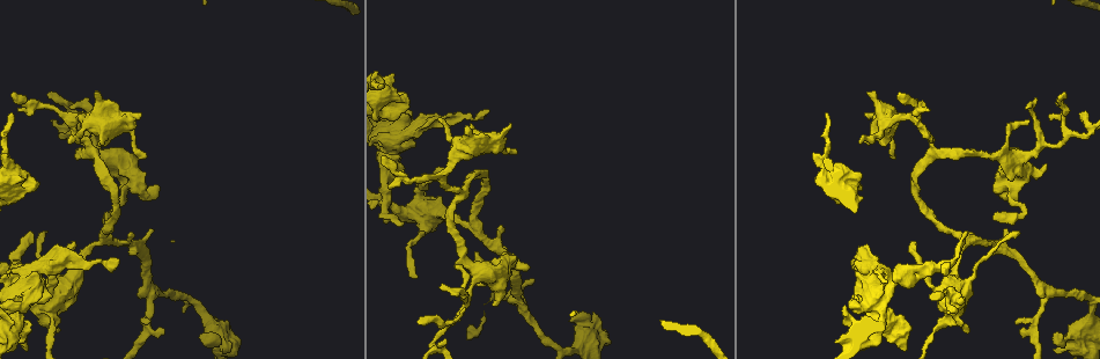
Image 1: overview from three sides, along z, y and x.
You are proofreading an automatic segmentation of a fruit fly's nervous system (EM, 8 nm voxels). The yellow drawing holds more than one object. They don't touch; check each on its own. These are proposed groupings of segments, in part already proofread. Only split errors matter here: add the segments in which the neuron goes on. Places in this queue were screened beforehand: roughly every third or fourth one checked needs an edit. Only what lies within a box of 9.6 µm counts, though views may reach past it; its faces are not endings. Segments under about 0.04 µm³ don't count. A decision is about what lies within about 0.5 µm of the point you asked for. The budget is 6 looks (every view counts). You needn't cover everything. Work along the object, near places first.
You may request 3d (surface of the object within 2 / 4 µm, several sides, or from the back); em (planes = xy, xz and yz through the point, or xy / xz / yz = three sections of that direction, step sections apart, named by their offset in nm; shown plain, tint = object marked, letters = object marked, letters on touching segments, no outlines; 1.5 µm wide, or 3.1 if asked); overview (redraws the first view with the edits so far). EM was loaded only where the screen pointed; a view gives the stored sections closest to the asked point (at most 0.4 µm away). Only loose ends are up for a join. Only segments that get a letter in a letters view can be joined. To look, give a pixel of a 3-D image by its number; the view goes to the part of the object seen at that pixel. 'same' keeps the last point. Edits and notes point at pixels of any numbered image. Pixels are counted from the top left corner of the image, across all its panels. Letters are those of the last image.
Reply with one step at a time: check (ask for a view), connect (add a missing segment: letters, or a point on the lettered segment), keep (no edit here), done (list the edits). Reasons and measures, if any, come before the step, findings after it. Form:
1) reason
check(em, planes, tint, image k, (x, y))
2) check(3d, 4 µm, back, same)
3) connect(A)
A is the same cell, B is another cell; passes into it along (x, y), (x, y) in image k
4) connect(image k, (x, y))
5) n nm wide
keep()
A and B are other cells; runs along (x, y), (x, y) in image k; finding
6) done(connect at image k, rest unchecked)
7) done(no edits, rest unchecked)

branch stops here
check(em, planes, plain, image 1, (1003, 232))

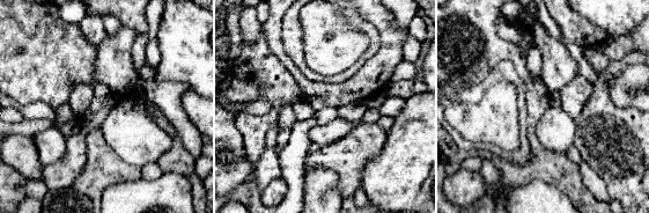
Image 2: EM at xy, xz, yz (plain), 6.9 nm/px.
check(em, planes, letters, same)

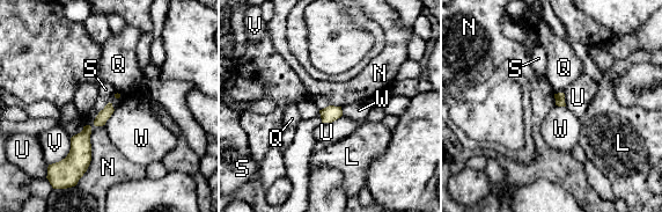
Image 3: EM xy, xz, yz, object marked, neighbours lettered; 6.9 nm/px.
keep()
L, N, Q, S, U, V and W are other cells; runs along (109, 107), (86, 132), (80, 152), (70, 162) in image 3; none of them fits

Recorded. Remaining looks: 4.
free end
check(3d, 4 µm, image 1, (403, 226))

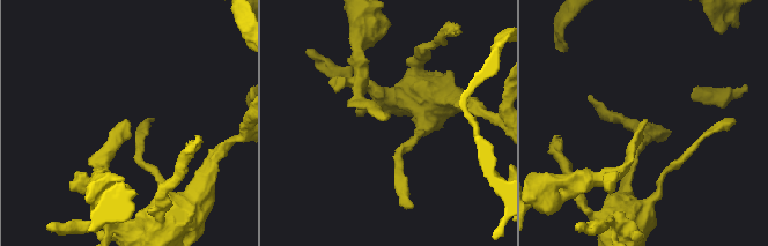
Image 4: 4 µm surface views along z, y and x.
now the EM
check(em, planes, letters, image 4, (126, 121))

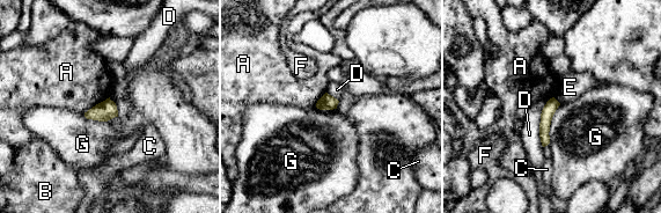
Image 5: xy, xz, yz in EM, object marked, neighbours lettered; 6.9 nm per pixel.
keep()
A, B, C, D, E, F and G are other cells; runs along (552, 101), (544, 124), (544, 142) in image 5; no lettered segment goes on from it

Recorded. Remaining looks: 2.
done(no edits, rest unchecked)

